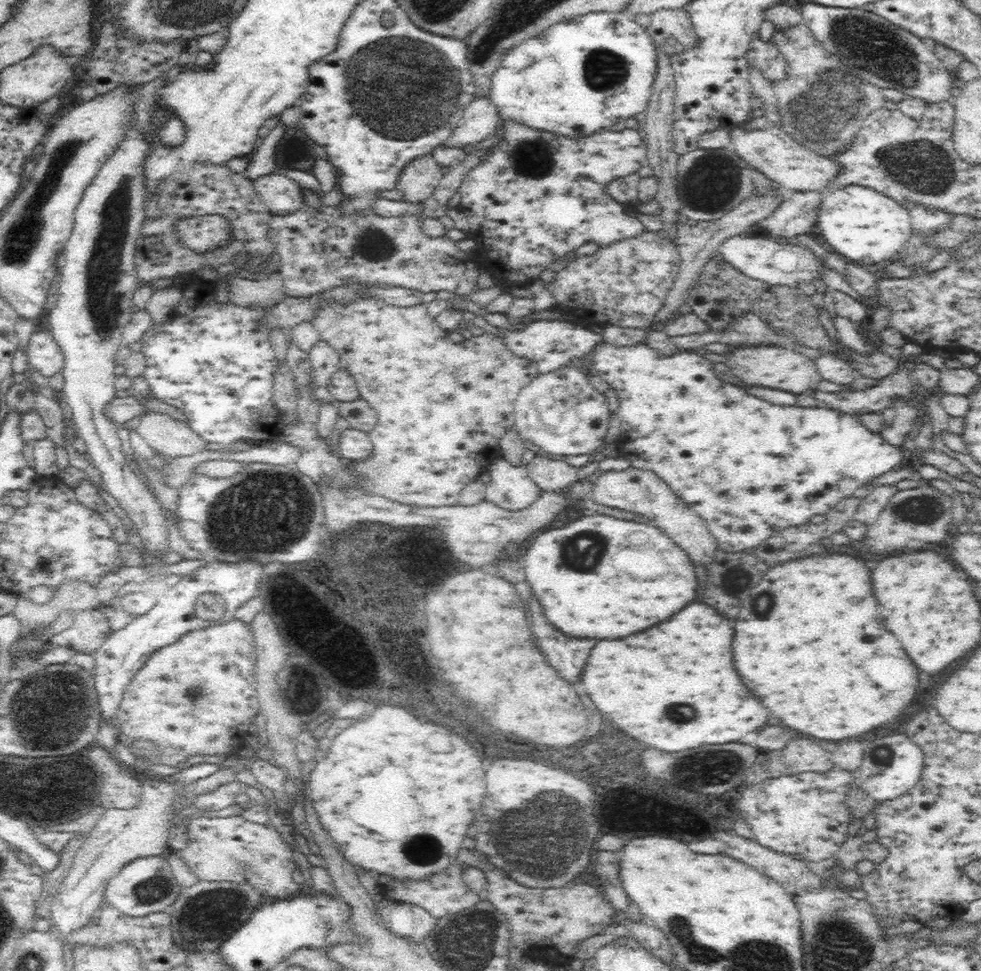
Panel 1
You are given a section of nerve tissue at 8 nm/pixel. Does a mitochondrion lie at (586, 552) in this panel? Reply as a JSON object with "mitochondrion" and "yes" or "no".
{"mitochondrion":"yes"}

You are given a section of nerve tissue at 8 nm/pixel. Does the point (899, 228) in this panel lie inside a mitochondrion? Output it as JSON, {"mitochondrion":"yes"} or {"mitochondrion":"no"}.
{"mitochondrion":"no"}

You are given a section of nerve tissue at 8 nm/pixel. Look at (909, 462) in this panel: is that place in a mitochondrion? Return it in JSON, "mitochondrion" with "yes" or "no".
{"mitochondrion":"no"}

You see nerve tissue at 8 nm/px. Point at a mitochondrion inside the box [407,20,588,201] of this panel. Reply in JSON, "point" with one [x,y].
{"point":[531,156]}

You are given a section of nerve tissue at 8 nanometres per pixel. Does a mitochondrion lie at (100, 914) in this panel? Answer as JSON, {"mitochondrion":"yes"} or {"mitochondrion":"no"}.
{"mitochondrion":"no"}

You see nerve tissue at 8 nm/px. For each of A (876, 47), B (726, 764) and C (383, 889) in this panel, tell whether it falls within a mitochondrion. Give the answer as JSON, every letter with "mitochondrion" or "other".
{"A":"mitochondrion","B":"mitochondrion","C":"other"}

